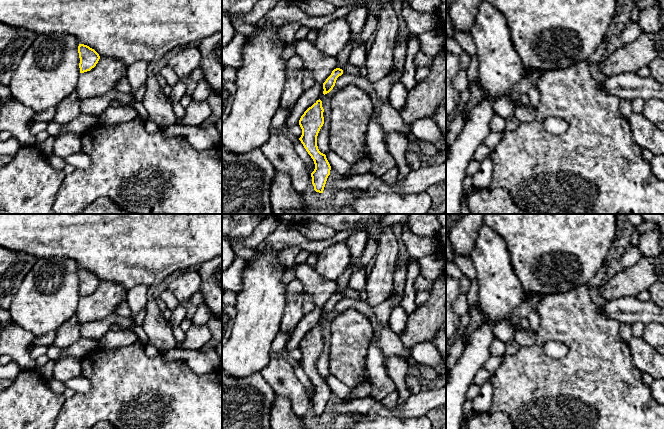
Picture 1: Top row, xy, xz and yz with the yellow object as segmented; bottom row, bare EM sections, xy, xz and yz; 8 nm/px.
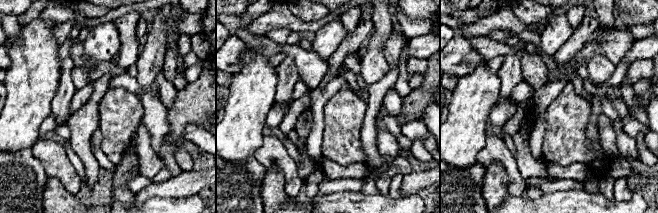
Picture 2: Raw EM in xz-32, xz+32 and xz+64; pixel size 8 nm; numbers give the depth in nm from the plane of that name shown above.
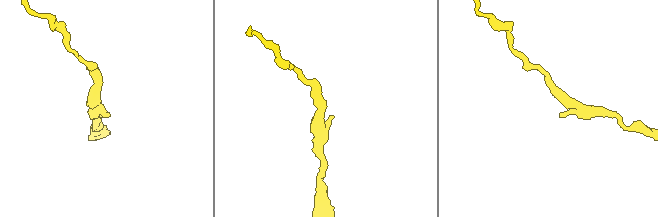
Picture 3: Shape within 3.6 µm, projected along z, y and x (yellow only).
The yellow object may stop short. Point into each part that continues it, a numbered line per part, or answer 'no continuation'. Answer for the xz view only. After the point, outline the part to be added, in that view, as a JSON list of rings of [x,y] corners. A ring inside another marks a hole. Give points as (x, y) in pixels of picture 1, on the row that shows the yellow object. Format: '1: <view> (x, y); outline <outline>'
1: xz (342, 58); outline [[[351,38],[347,46],[337,55],[336,60],[338,61],[340,69],[342,69],[342,67],[348,63],[353,46],[354,40]]]

